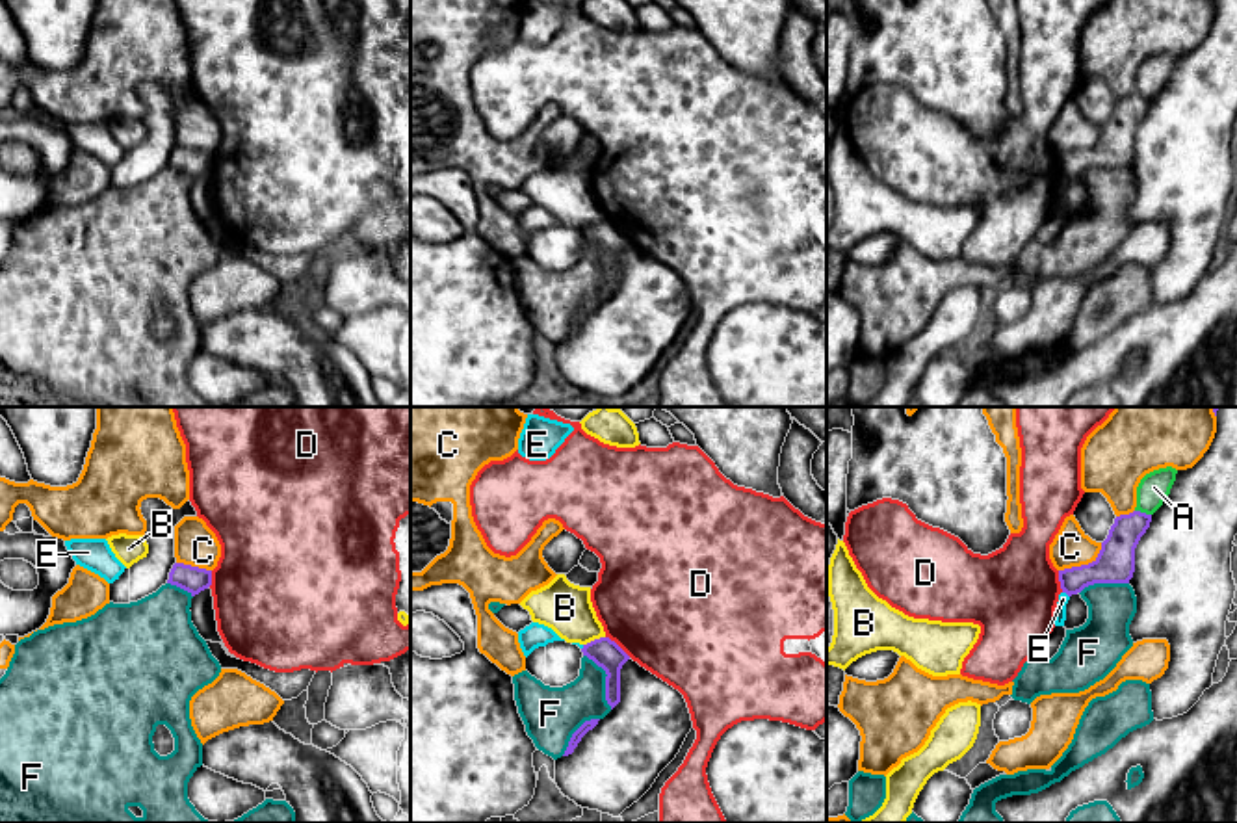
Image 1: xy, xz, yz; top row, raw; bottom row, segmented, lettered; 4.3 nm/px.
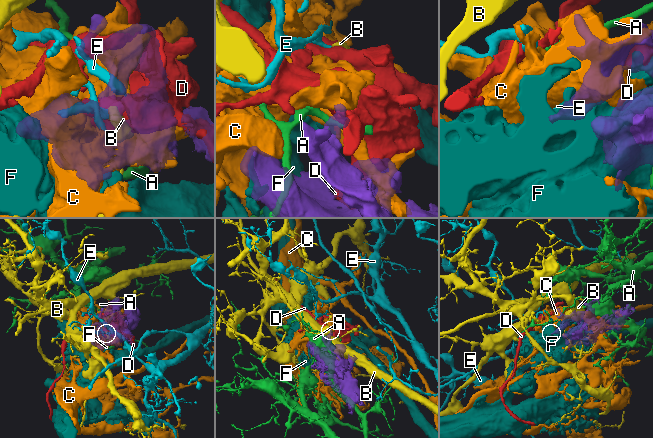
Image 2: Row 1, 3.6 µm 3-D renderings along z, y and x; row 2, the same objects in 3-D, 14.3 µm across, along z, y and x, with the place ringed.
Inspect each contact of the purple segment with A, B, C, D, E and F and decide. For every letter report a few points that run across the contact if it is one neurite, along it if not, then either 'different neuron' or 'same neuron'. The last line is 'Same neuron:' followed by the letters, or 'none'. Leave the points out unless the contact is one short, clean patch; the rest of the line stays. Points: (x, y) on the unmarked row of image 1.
A: different neuron
B: different neuron
C: different neuron
D: different neuron
E: yz (1063, 175), (1068, 181) | different neuron
F: different neuron
Same neuron: none

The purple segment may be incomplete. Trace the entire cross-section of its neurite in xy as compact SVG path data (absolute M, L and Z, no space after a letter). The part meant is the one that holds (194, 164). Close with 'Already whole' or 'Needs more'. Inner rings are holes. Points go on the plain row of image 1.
M175 147L167 167L176 169L195 180L212 169L212 154Z. Already whole

